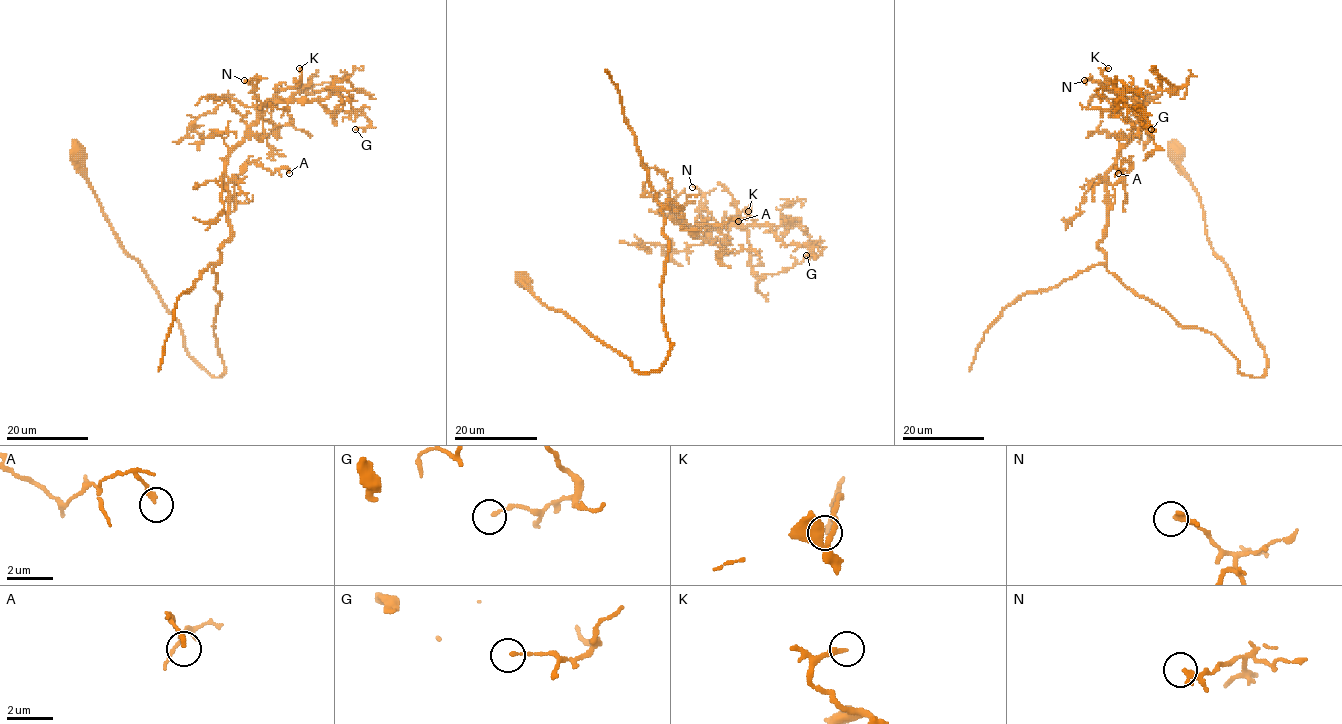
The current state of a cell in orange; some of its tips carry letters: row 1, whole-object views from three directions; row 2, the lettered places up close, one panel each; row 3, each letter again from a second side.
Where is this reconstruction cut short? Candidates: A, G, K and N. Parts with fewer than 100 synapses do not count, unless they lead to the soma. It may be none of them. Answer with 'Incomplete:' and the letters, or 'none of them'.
Incomplete: none of them

